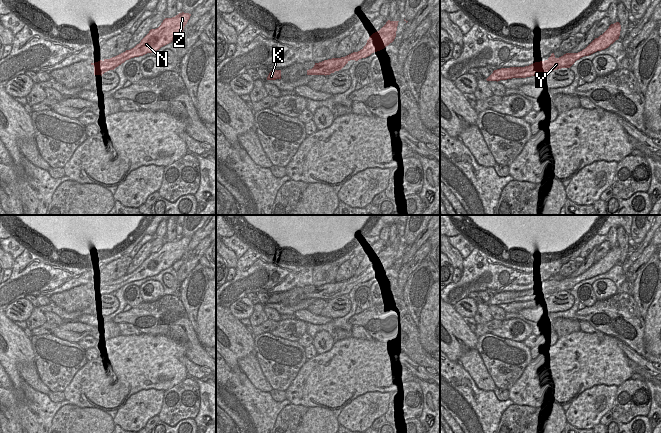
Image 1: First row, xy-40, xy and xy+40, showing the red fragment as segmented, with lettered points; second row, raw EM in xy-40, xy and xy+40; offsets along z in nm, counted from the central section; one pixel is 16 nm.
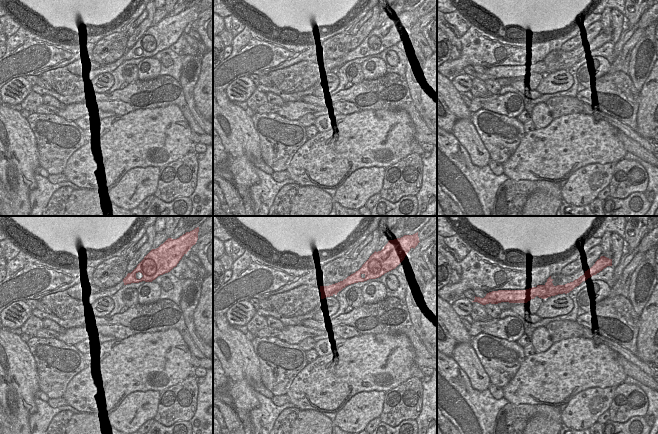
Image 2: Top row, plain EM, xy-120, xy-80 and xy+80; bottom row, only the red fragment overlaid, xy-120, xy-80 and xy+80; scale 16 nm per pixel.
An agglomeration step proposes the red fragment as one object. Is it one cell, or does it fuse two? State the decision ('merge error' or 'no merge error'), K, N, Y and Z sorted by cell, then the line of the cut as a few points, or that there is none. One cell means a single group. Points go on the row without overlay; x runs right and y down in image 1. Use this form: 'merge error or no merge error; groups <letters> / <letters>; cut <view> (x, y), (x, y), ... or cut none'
no merge error; groups K N Y Z; cut none

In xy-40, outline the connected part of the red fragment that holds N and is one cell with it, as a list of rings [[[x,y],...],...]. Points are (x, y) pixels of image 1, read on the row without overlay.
[[[182,236],[175,241],[165,242],[158,252],[151,253],[134,272],[126,274],[110,283],[91,287],[94,290],[94,299],[102,300],[105,296],[114,294],[126,284],[155,276],[171,267],[174,262],[181,259],[190,240],[191,238]]]

